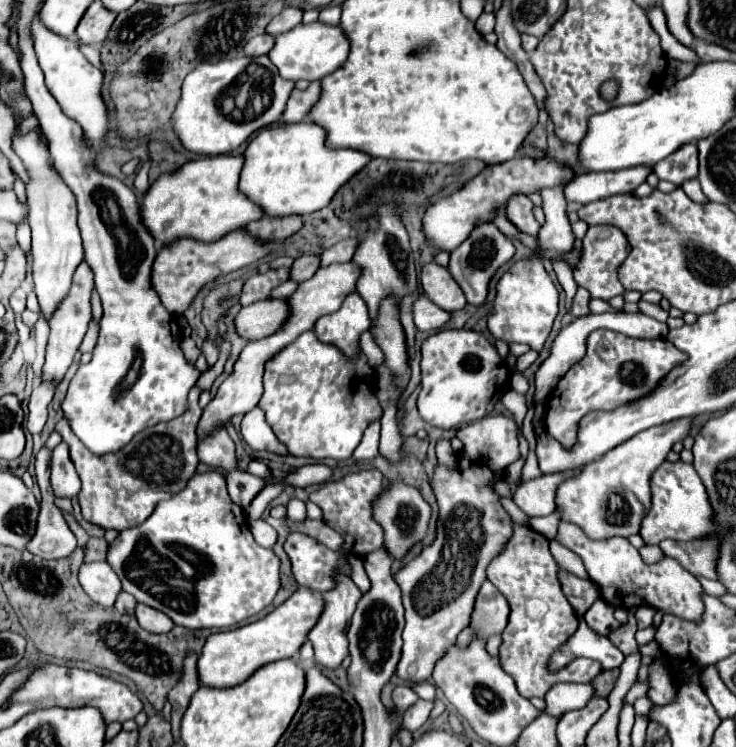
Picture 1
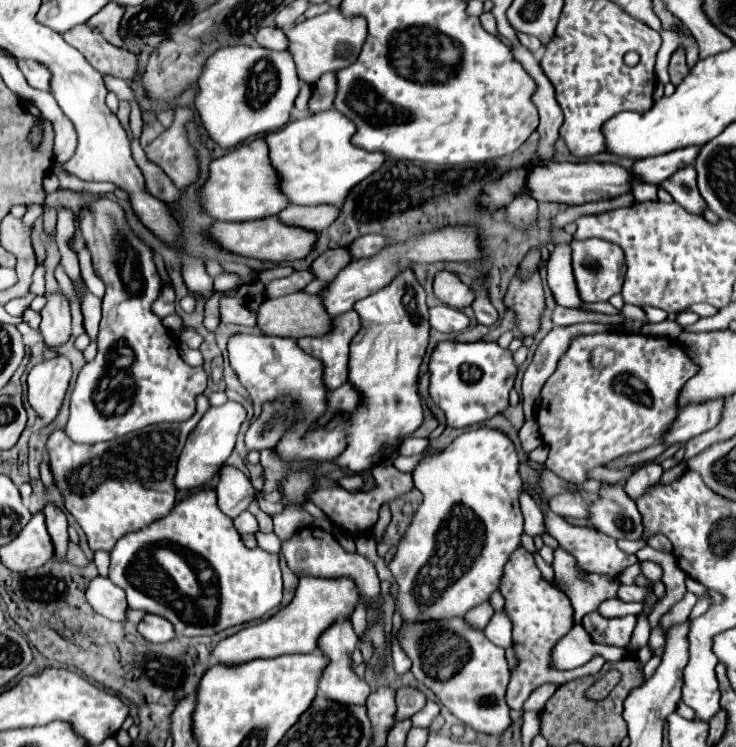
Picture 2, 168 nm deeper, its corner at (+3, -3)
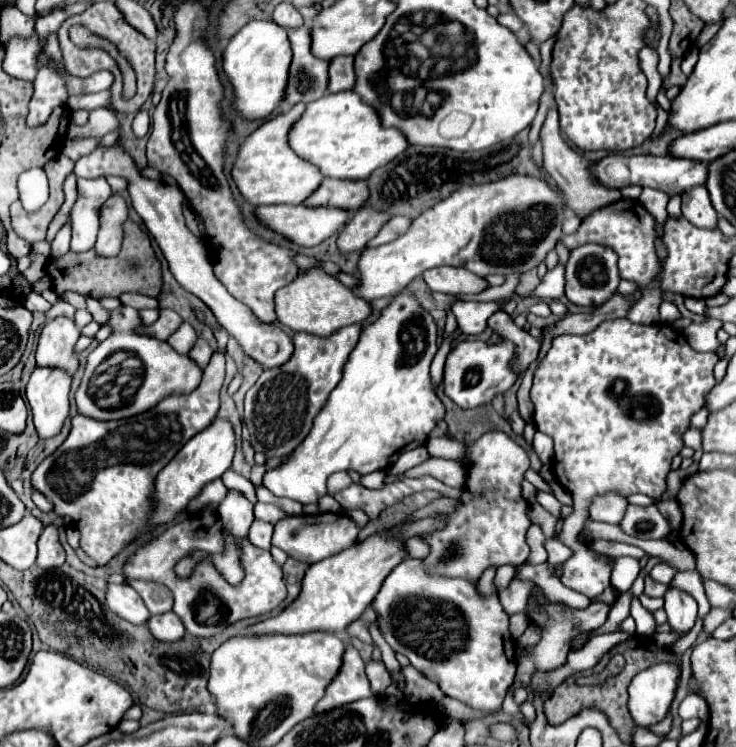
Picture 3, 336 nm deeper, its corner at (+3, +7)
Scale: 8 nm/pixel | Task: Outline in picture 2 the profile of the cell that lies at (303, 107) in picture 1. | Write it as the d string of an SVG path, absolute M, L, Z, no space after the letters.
M323 74L313 84L313 92L309 98L309 114L319 114L333 108L333 94L335 94L335 74Z

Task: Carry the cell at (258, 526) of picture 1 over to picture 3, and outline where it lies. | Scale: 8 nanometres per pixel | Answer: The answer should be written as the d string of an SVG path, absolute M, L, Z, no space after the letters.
M227 470L221 480L223 480L223 484L225 484L227 488L239 490L239 492L243 492L251 502L257 502L257 498L255 498L255 486L253 486L247 478L243 478L241 474L237 474L237 472L233 472L233 470Z

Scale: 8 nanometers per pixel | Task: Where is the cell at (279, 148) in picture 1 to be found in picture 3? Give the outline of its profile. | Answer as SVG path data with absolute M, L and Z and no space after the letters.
M355 90L327 94L321 100L309 102L301 120L291 128L289 142L291 148L315 164L323 176L341 180L365 180L373 170L385 166L409 148L405 134L397 128L383 126L379 112L365 104Z

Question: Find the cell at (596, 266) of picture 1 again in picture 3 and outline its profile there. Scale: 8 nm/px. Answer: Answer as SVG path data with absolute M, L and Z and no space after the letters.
M585 244L581 248L575 248L569 256L567 268L565 268L565 296L569 302L585 308L595 308L605 304L619 286L619 270L617 270L617 256L611 248L599 246L599 244Z

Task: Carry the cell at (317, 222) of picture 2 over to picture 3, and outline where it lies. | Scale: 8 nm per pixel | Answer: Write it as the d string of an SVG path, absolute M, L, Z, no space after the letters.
M329 178L307 198L309 206L335 206L349 212L359 210L369 198L367 180L339 180Z

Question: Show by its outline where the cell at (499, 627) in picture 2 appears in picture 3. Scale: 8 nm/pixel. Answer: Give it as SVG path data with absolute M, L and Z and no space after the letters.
M513 580L505 590L499 592L501 604L509 616L525 610L527 598L533 592L533 586L537 586L533 580Z

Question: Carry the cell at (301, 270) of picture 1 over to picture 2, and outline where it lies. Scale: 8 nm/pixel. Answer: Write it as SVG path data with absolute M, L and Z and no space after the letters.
M333 248L323 252L321 256L317 256L311 264L311 274L315 276L315 280L333 280L335 274L349 262L349 252L347 248Z

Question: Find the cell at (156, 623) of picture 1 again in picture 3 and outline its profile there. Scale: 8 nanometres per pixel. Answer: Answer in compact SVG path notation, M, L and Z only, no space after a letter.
M175 612L151 616L147 626L153 632L153 636L161 642L177 642L185 636L185 626L183 626L183 622L179 620L179 616Z

